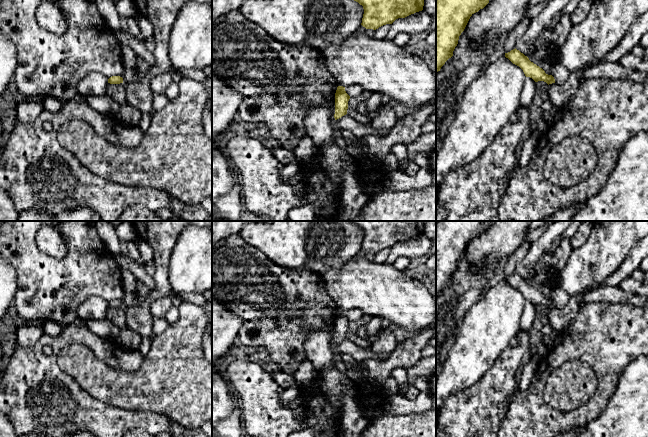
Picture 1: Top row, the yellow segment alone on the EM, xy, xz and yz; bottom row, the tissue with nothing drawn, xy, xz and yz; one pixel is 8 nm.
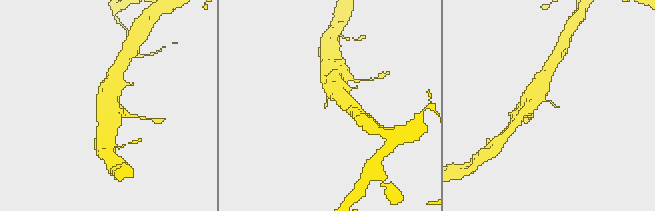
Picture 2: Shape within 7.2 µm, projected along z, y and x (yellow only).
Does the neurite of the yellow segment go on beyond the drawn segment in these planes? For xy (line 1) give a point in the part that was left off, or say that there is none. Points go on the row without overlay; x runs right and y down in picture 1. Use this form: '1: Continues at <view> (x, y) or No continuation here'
1: No continuation here

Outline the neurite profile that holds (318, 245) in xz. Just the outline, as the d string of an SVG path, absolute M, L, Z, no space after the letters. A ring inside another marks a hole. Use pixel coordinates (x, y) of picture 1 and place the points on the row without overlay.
M272 221L269 224L260 223L260 222L249 222L246 223L241 230L239 231L239 235L241 238L250 246L254 247L255 249L260 250L263 254L266 255L267 258L269 258L273 263L276 265L279 265L284 268L289 269L312 269L318 274L341 267L345 262L349 261L352 258L355 258L356 255L362 250L362 242L364 238L363 230L360 229L358 226L354 225L350 221Z

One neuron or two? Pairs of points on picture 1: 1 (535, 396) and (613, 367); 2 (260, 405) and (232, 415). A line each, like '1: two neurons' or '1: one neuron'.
1: one neuron
2: two neurons

